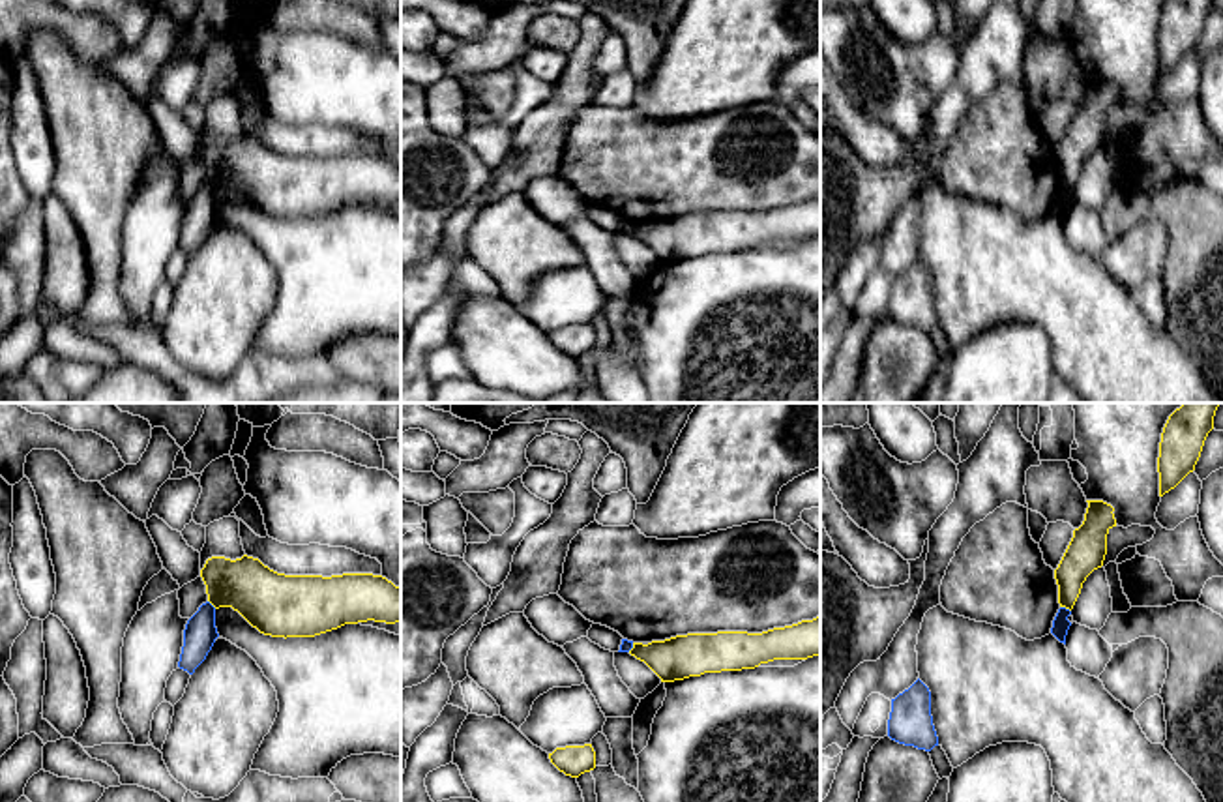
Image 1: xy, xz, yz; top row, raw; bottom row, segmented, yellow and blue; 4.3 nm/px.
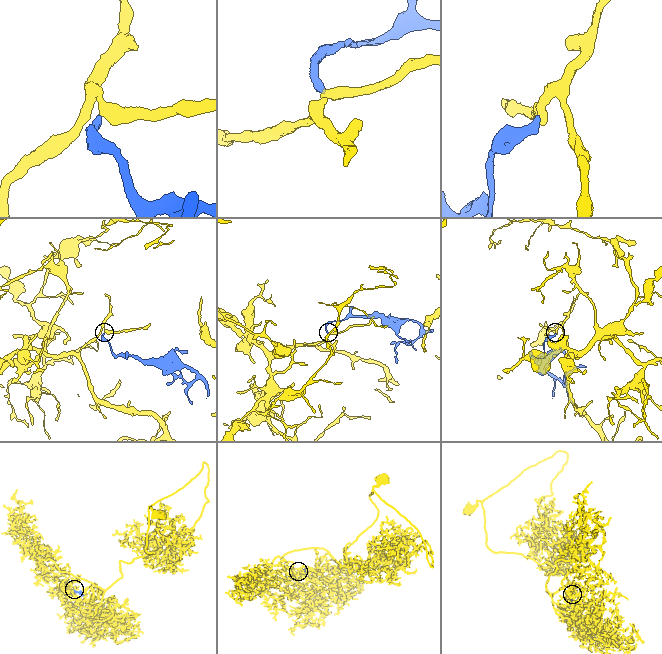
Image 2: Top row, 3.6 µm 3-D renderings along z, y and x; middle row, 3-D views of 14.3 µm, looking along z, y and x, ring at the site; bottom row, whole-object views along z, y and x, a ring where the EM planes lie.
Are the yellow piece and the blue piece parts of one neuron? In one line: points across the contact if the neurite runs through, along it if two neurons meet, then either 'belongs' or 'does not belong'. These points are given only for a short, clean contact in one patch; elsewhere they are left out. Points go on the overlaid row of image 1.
border along yz (1060, 606), (1070, 611); does not belong

